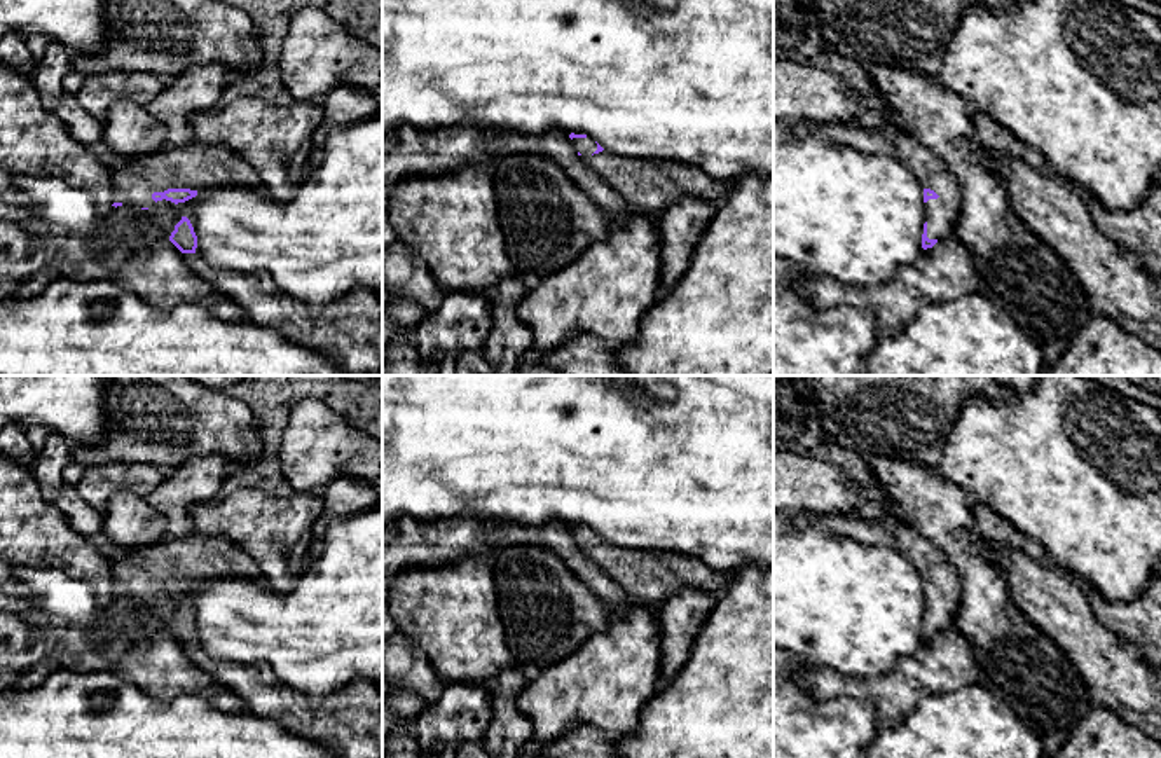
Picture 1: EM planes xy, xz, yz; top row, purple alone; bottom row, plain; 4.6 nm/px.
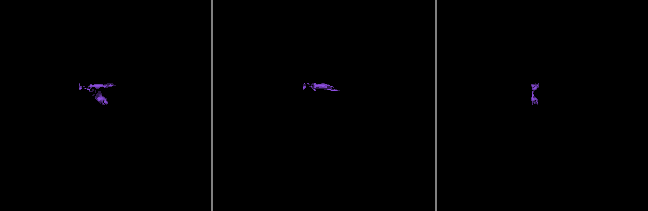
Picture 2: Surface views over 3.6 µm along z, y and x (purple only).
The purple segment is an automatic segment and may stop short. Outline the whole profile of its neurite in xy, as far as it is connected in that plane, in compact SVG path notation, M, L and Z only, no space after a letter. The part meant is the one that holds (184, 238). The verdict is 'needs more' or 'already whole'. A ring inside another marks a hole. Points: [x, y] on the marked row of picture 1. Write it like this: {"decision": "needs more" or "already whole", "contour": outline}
{"decision": "needs more", "contour": "M199 141L166 147L134 157L106 155L112 178L112 206L133 204L154 210L162 199L171 201L176 210L176 224L169 229L169 241L183 253L189 267L213 290L237 302L246 320L271 327L286 339L313 348L339 362L353 376L370 376L382 370L382 297L367 290L353 290L346 297L314 306L283 293L269 274L243 274L208 265L197 248L194 218L189 201L199 190L220 185L262 187L253 168L234 150Z"}

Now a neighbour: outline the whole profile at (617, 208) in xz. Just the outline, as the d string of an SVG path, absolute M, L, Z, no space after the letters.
M398 124L382 133L382 250L396 241L388 217L391 187L412 175L450 173L477 161L494 164L508 154L545 155L555 161L566 175L606 213L608 220L625 222L639 210L592 171L574 148L571 133L553 126L541 134L480 133L457 124L436 129L419 129Z

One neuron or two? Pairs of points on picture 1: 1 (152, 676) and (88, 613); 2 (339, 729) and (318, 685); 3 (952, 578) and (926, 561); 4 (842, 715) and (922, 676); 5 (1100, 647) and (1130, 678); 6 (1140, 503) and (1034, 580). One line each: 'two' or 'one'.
1: two
2: two
3: one
4: two
5: one
6: two

